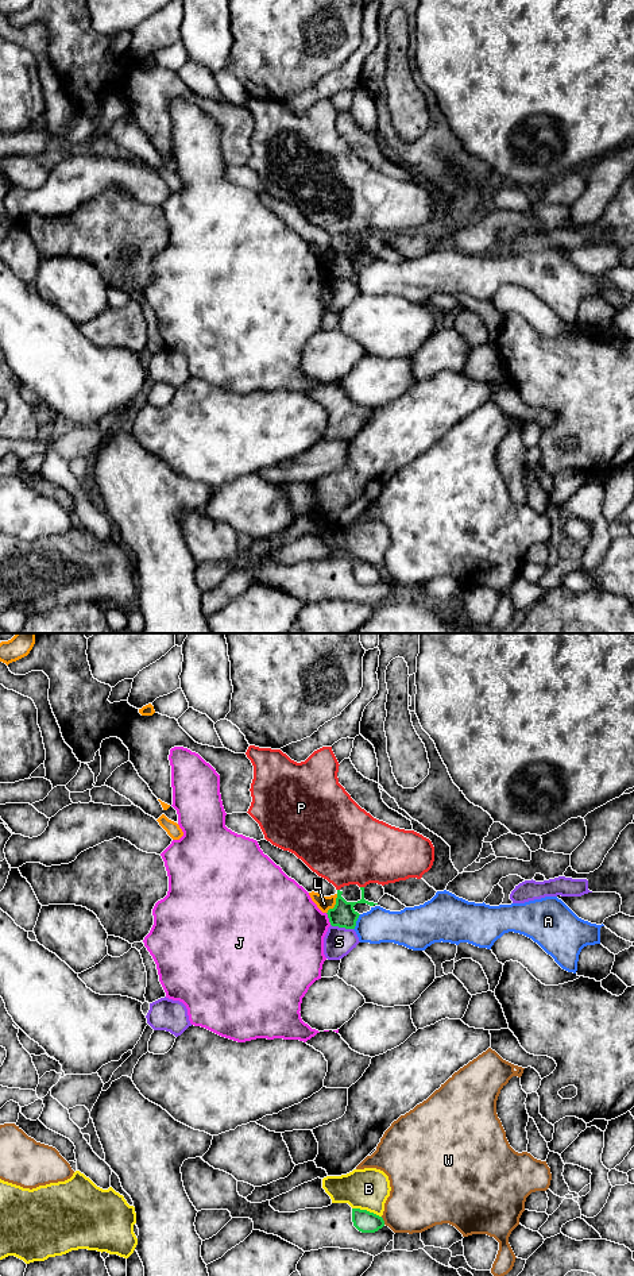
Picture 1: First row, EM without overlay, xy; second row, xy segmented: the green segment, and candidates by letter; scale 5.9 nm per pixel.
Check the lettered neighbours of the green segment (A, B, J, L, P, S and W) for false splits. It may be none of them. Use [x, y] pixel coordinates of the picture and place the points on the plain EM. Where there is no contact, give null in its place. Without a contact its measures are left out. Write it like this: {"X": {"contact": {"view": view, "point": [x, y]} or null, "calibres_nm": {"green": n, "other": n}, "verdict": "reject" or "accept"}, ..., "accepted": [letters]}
{"A": {"contact": {"view": "xy", "point": [355, 274]}, "calibres_nm": {"green": 150, "other": 200}, "verdict": "reject"}, "B": {"contact": {"view": "xy", "point": [366, 562]}, "calibres_nm": {"green": 130, "other": 240}, "verdict": "reject"}, "J": {"contact": {"view": "xy", "point": [328, 269]}, "calibres_nm": {"green": 150, "other": 440}, "verdict": "reject"}, "L": {"contact": {"view": "xy", "point": [335, 257]}, "calibres_nm": {"green": 150, "other": 90}, "verdict": "reject"}, "P": {"contact": {"view": "xy", "point": [362, 239]}, "calibres_nm": {"green": 150, "other": 440}, "verdict": "reject"}, "S": {"contact": {"view": "xy", "point": [341, 278]}, "calibres_nm": {"green": 150, "other": 180}, "verdict": "reject"}, "W": {"contact": {"view": "xy", "point": [383, 573]}, "calibres_nm": {"green": 130, "other": 360}, "verdict": "reject"}, "accepted": []}

